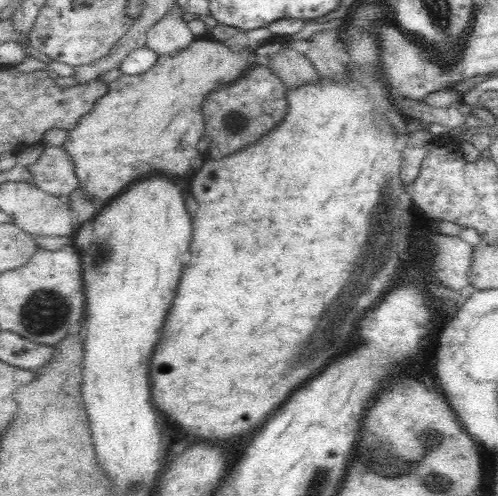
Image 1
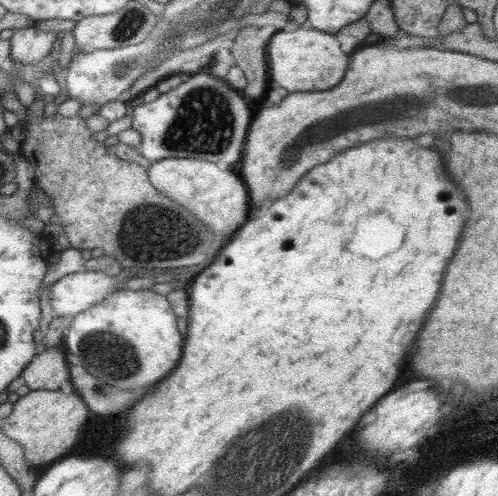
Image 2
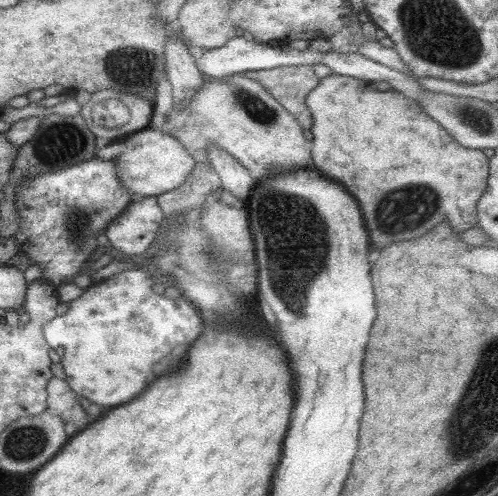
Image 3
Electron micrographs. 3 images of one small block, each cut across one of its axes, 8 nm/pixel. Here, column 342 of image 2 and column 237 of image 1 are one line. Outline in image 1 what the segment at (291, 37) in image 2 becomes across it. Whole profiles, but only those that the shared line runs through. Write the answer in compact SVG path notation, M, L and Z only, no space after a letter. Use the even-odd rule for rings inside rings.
M194 40L194 42L190 42L188 46L184 46L184 48L178 50L178 52L162 54L162 56L156 60L156 64L154 64L148 72L144 72L144 74L140 74L140 76L120 76L116 82L110 82L110 84L108 84L108 94L104 94L100 100L96 100L96 104L94 104L94 108L90 110L90 114L86 114L84 118L80 118L80 122L68 132L68 138L66 138L66 142L62 144L64 150L72 154L72 162L74 162L74 166L76 166L76 176L78 176L78 182L80 182L80 188L84 190L84 194L90 196L92 200L96 200L98 206L104 206L104 204L108 204L112 198L120 196L120 192L124 192L124 190L128 188L128 184L132 184L132 182L136 182L136 180L140 180L140 178L144 178L144 176L152 176L152 174L156 174L156 172L158 172L158 174L172 176L172 178L190 174L190 170L192 170L192 168L190 168L190 166L192 166L192 160L196 160L196 156L200 156L200 152L196 150L196 144L198 144L200 138L206 134L206 126L204 126L206 122L202 120L204 114L200 114L206 96L208 96L210 92L214 92L214 90L220 90L220 88L224 88L224 86L236 82L236 80L238 80L240 76L244 76L244 72L248 72L252 66L258 66L254 52L256 52L256 50L252 50L252 48L244 48L244 50L240 50L240 52L230 52L230 48L228 48L224 42Z

